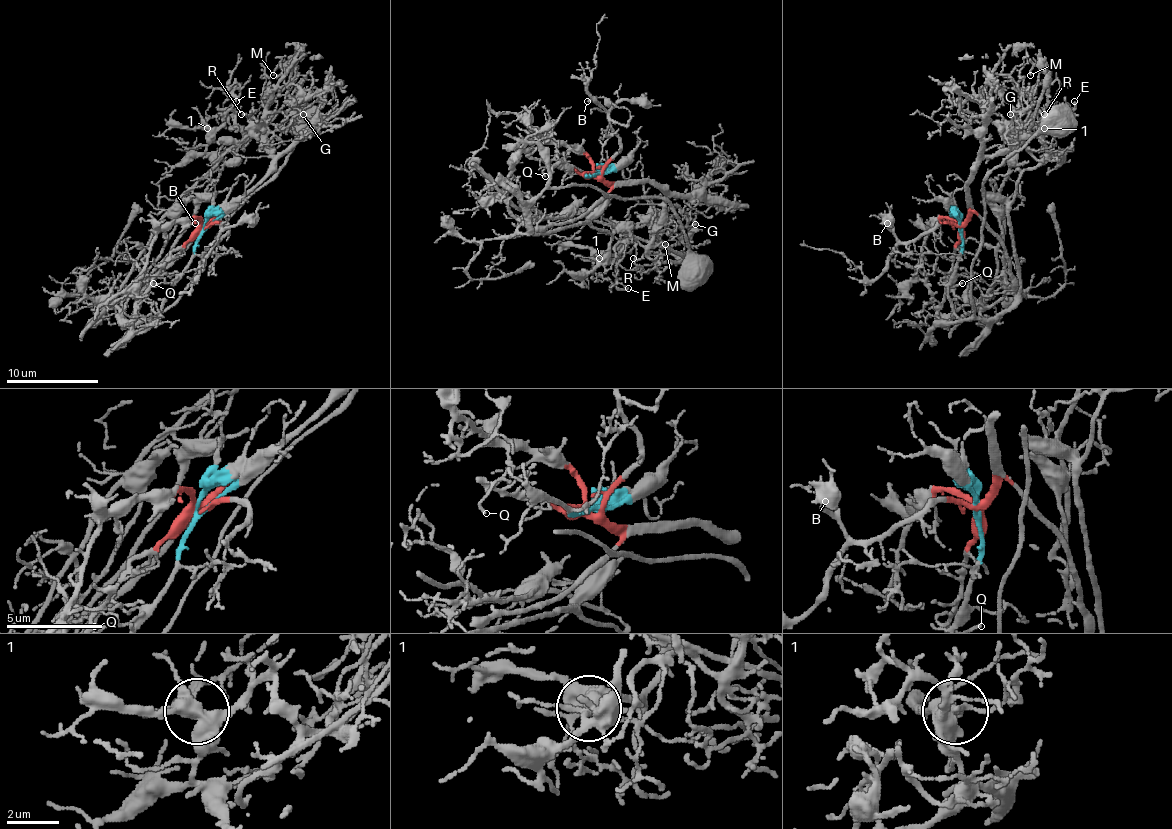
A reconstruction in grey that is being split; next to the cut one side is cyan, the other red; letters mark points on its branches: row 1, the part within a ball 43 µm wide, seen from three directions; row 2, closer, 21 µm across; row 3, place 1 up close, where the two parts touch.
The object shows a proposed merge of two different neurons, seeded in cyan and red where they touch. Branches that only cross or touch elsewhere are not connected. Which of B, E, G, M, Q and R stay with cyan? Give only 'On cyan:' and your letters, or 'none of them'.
On cyan: none of them

